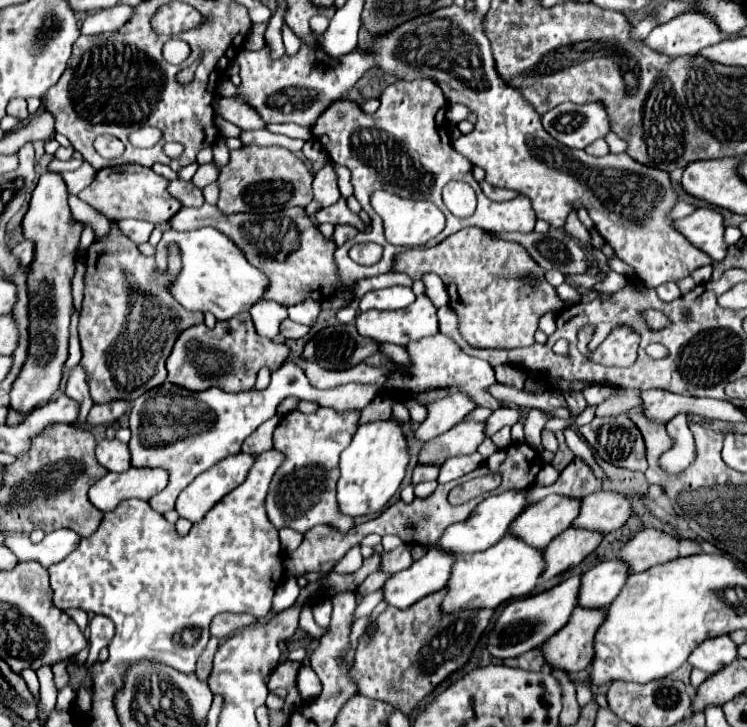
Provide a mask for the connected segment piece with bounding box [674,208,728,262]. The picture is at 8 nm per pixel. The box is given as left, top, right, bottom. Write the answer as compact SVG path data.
M698 208L694 214L676 220L676 230L680 230L692 244L704 250L712 260L724 260L728 244L724 242L724 218L712 208Z

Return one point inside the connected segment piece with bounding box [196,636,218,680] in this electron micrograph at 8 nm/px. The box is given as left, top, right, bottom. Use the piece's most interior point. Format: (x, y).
(204, 667)

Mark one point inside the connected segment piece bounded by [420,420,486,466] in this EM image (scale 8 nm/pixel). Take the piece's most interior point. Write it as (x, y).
(464, 439)

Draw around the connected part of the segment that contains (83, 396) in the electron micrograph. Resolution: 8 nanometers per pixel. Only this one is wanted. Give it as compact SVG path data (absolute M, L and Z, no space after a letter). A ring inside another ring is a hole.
M76 364L72 370L70 370L70 376L68 376L68 384L66 384L66 396L70 398L76 398L80 402L80 418L78 418L78 424L86 422L86 416L88 416L88 410L92 406L92 398L90 398L90 392L88 392L88 384L86 384L86 374L84 374L84 368L80 364Z

